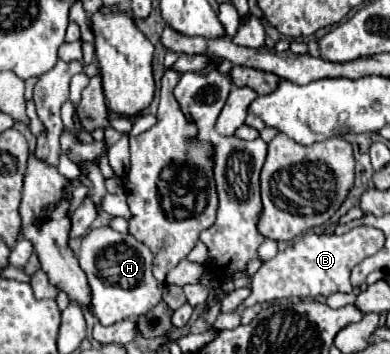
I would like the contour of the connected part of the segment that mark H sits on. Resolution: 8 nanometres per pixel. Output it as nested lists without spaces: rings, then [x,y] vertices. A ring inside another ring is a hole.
[[[109,226],[89,230],[81,240],[79,266],[85,270],[91,286],[91,310],[103,326],[135,320],[161,302],[163,284],[151,274],[153,252],[131,234],[121,234]]]

